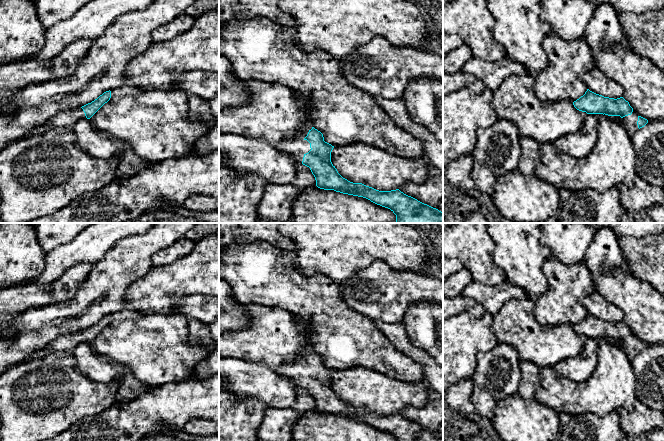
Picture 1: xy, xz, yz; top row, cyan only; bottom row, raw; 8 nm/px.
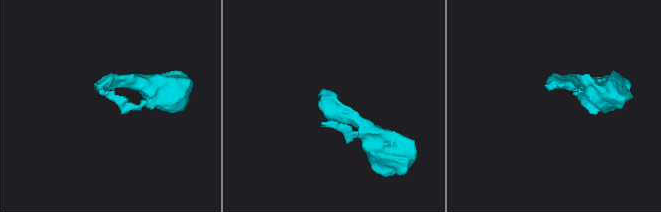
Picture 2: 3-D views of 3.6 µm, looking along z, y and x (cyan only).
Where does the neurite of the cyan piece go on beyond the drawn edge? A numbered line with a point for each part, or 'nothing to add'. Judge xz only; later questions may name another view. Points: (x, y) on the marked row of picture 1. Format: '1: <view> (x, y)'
1: xz (298, 146)

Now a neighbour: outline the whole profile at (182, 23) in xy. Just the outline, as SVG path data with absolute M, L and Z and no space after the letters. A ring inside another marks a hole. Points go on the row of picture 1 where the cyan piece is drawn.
M183 13L174 18L171 22L161 25L153 30L151 36L153 42L163 42L175 38L192 28L195 19Z

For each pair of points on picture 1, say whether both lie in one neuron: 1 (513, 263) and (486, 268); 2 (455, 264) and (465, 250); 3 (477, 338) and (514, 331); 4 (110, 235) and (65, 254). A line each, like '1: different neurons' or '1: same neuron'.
1: different neurons
2: different neurons
3: different neurons
4: same neuron

